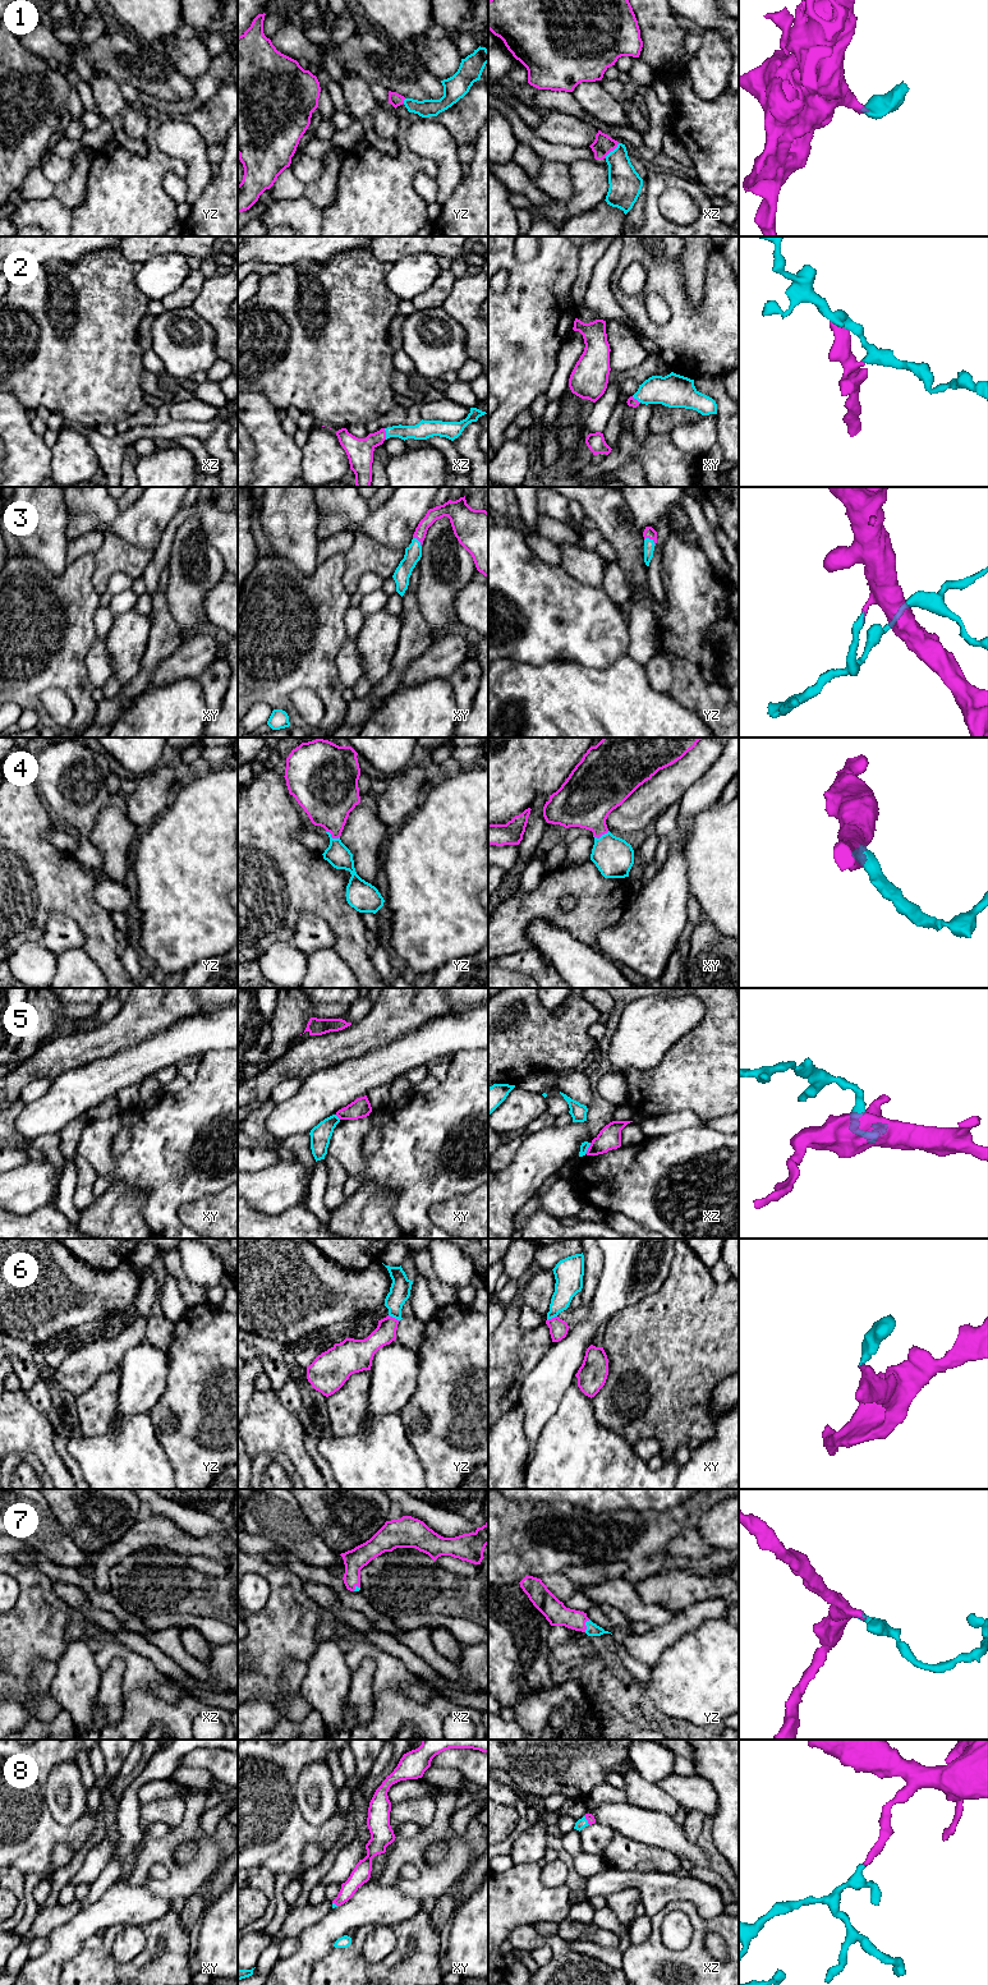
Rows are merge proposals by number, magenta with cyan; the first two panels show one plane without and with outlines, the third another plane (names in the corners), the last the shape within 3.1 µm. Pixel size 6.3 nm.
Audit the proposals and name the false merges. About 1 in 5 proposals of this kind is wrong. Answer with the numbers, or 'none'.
5

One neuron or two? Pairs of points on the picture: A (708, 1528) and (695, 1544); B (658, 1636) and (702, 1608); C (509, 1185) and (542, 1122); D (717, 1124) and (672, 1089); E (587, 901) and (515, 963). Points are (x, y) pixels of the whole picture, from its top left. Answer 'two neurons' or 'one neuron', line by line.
A: two neurons
B: one neuron
C: two neurons
D: two neurons
E: two neurons

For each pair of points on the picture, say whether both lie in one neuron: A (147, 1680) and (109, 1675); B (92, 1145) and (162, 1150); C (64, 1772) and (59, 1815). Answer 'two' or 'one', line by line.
A: two
B: one
C: one

